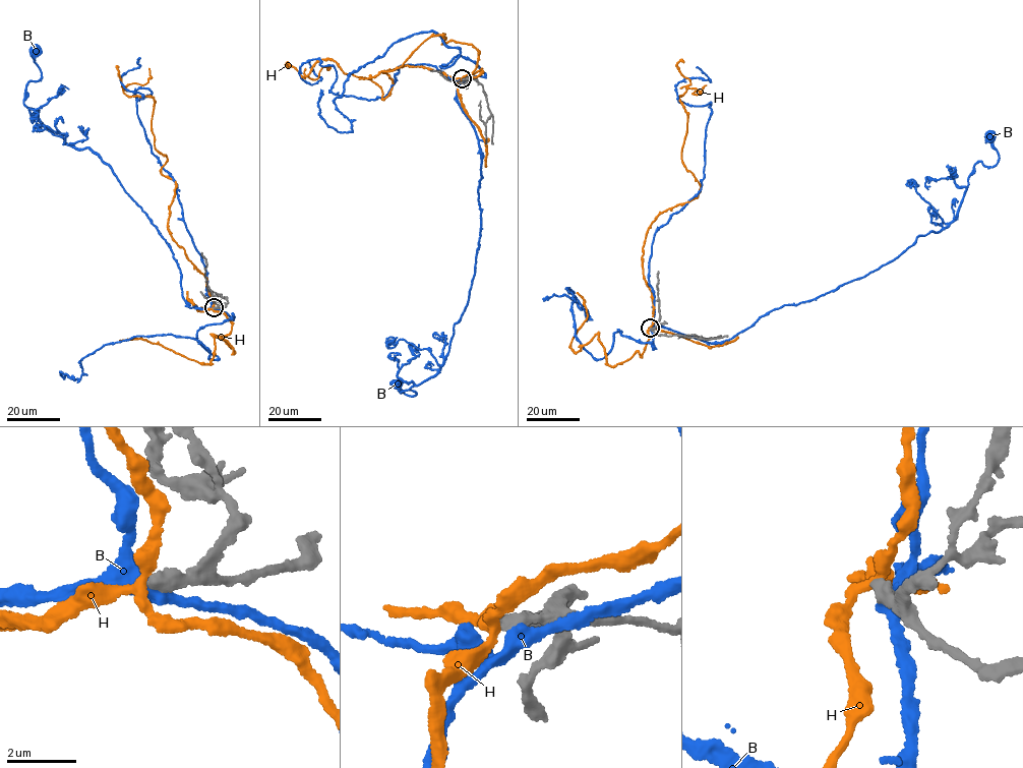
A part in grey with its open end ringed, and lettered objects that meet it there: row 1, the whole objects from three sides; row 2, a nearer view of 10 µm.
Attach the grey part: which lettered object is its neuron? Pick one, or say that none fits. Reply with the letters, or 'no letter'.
no letter

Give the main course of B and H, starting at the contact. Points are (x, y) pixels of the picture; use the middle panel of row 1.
B: (464, 79), (457, 102), (481, 159), (475, 275), (443, 365), (398, 391), (412, 390), (411, 396), (396, 384)
H: (462, 79), (388, 68), (384, 99), (376, 84), (328, 59), (306, 76), (327, 70)

